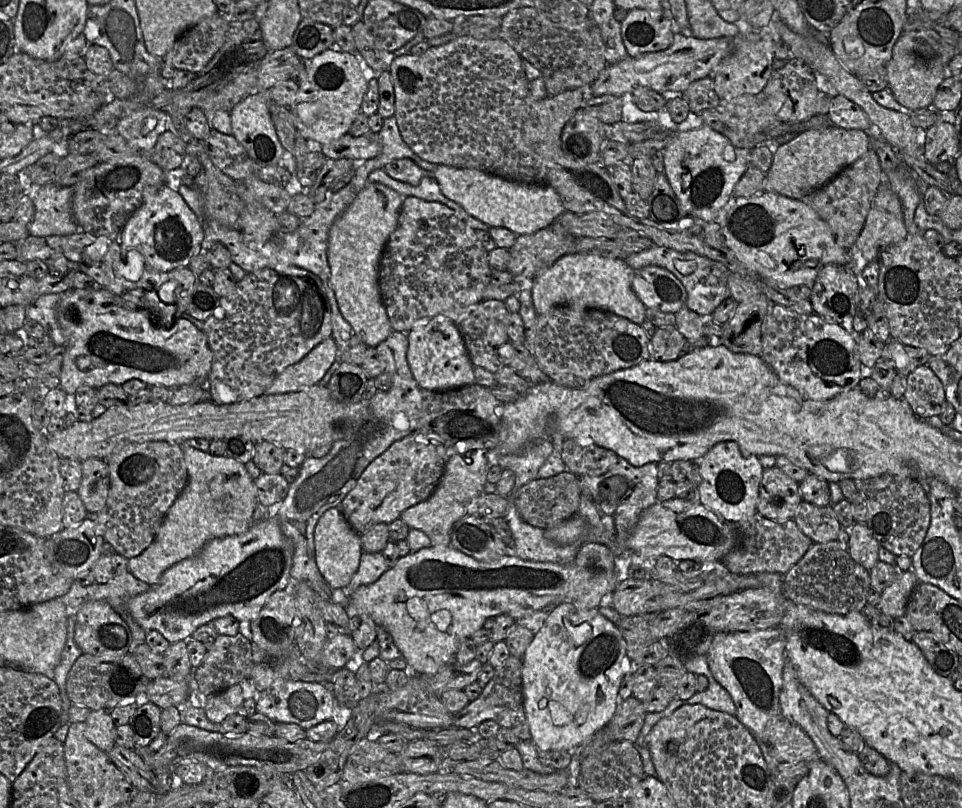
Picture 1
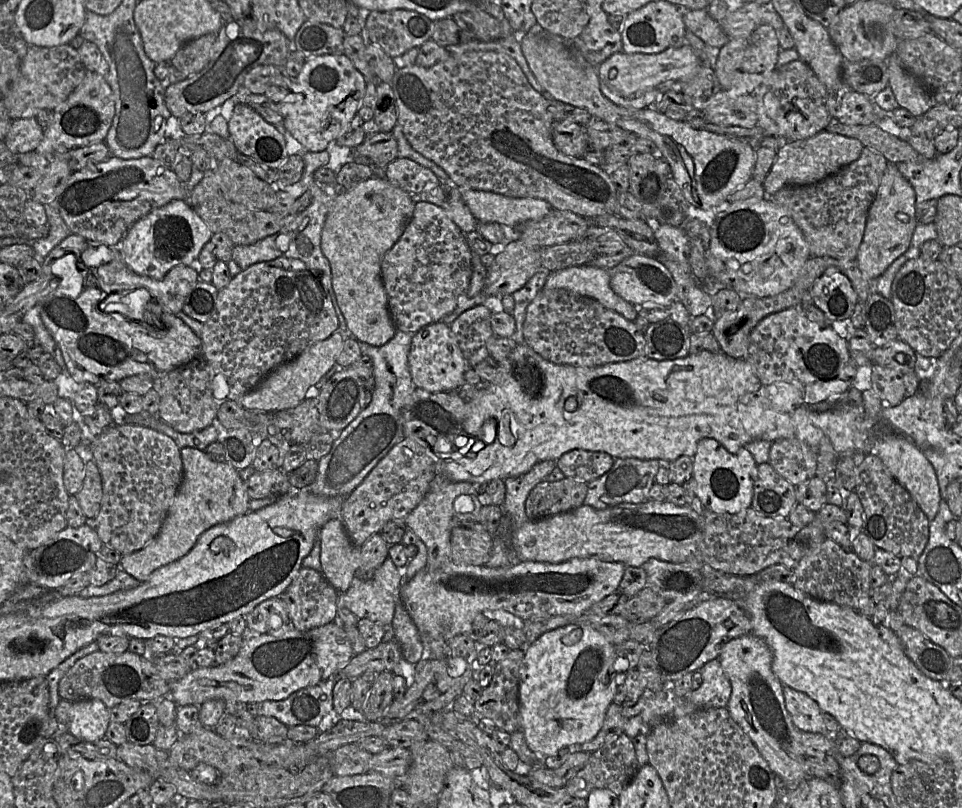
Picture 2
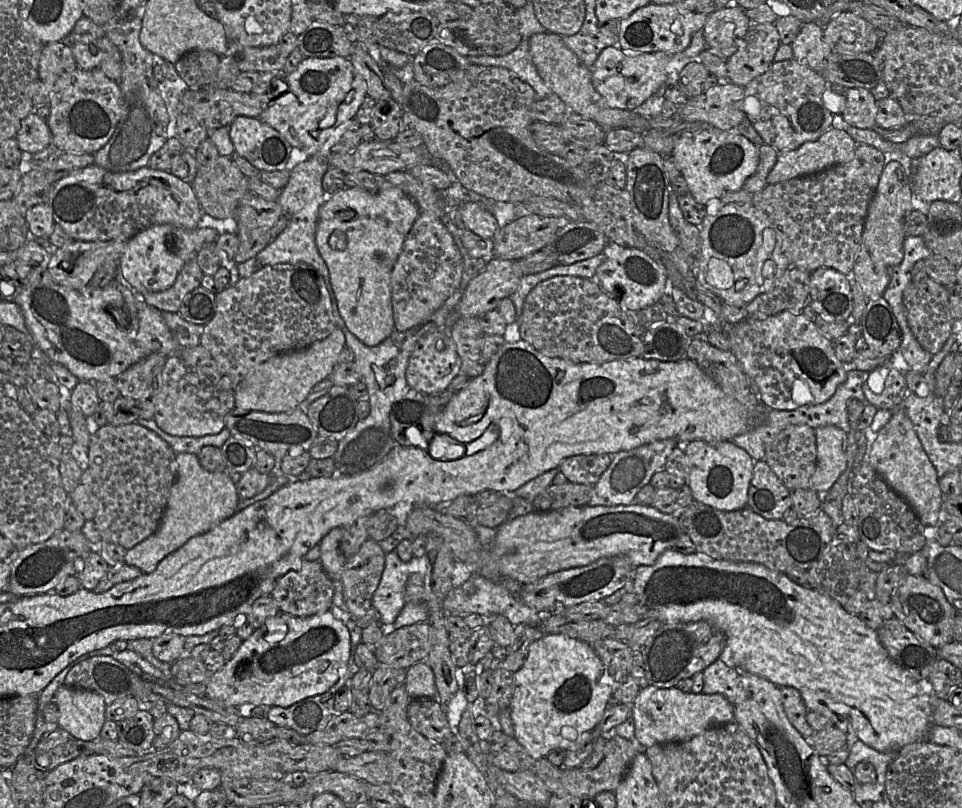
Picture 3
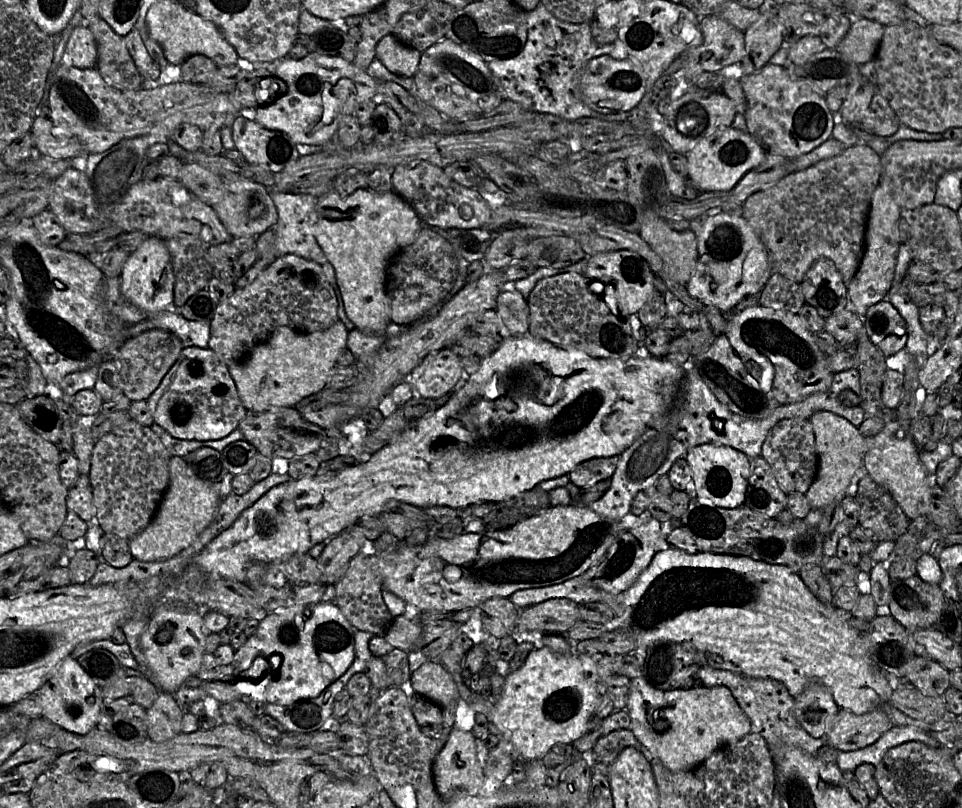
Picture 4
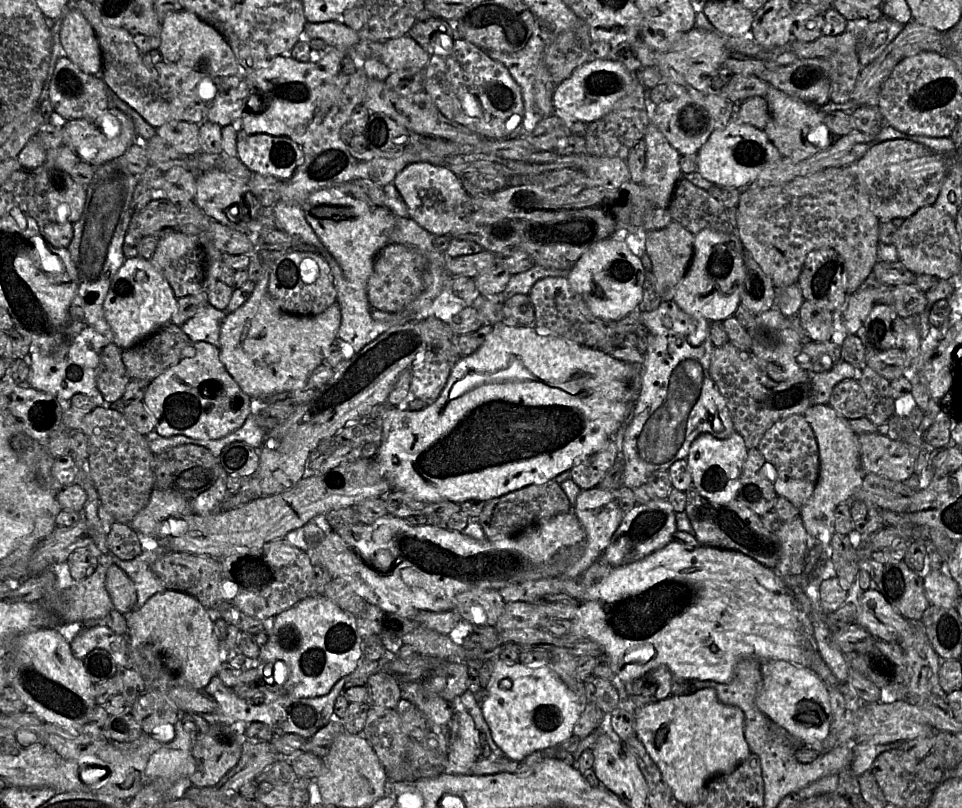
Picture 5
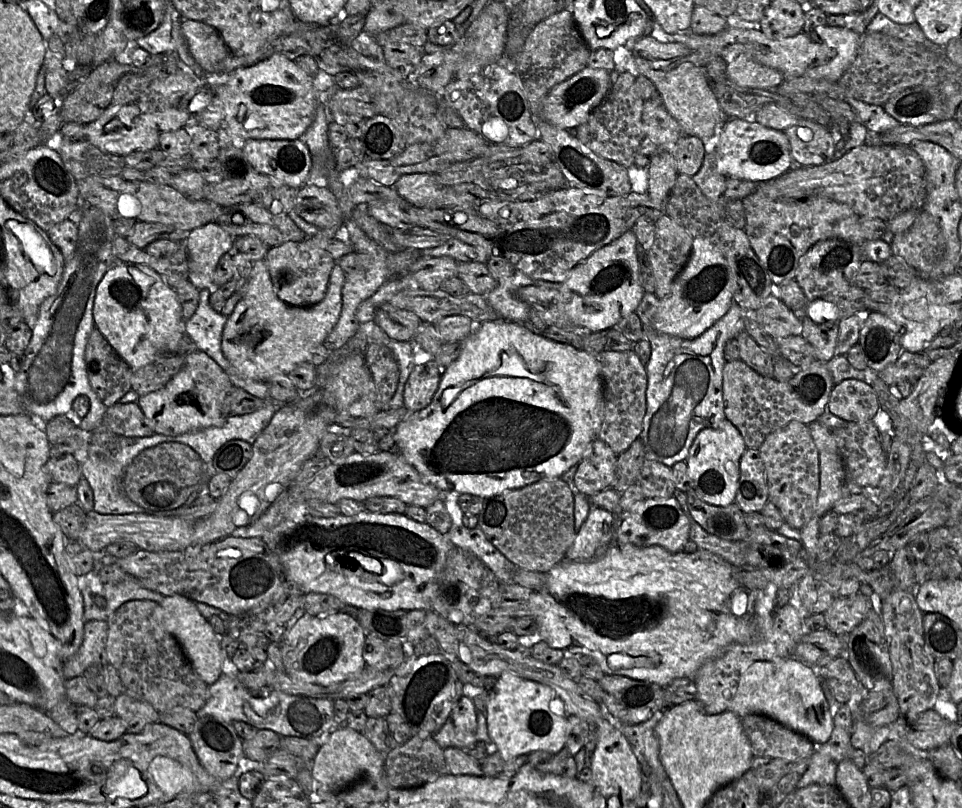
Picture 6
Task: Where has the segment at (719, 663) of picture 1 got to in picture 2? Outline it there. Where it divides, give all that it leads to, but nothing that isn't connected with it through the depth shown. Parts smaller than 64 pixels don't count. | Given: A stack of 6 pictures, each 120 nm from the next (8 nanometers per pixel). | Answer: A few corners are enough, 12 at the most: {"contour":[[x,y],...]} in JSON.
{"contour":[[763,639],[717,659],[726,707],[789,790],[808,777],[801,731]]}

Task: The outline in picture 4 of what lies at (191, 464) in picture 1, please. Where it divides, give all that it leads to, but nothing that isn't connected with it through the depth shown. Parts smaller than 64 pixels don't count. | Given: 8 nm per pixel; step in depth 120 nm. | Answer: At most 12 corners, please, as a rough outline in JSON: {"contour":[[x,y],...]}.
{"contour":[[171,457],[153,519],[129,540],[133,558],[178,554],[212,522],[218,483]]}

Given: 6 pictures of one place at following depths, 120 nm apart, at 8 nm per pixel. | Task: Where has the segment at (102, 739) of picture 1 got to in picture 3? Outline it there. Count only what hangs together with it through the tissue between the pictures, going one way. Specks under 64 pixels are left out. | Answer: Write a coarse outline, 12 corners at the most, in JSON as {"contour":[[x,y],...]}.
{"contour":[[62,685],[58,726],[83,741],[100,737],[106,703]]}

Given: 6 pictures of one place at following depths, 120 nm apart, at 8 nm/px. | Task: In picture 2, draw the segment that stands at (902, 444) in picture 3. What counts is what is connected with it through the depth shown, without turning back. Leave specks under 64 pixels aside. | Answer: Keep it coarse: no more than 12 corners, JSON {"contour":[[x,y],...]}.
{"contour":[[901,434],[872,453],[909,492],[928,520],[939,510],[935,470]]}

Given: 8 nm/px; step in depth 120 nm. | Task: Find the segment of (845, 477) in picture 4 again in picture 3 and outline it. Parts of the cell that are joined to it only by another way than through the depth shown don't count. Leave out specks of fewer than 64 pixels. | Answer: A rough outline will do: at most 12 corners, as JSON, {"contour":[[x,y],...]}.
{"contour":[[815,428],[809,489],[827,492],[847,466],[847,433]]}

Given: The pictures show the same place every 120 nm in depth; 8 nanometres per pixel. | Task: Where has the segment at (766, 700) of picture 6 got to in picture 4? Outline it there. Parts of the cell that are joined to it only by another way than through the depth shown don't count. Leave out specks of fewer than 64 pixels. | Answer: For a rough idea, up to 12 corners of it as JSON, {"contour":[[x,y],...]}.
{"contour":[[810,684],[793,713],[812,737],[826,737],[839,712],[830,691]]}

